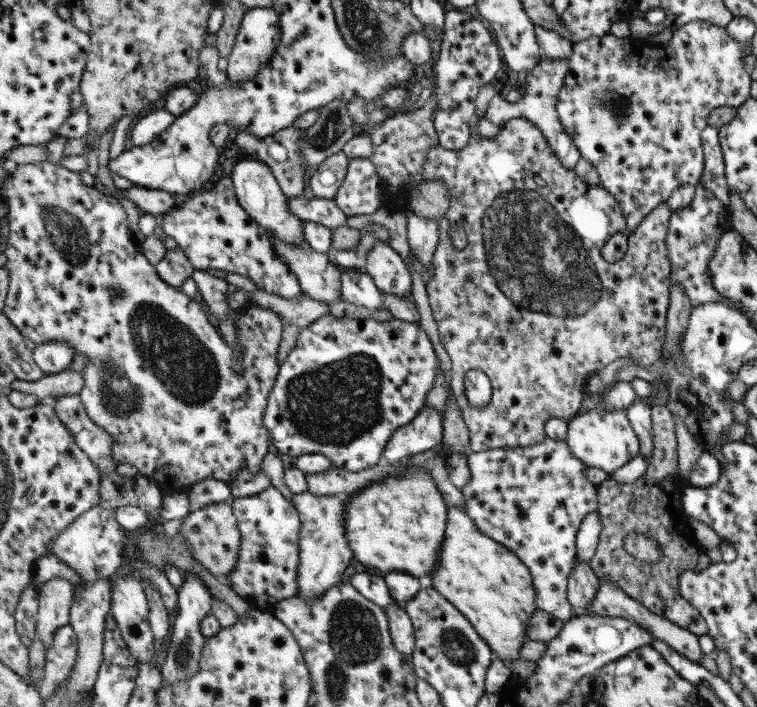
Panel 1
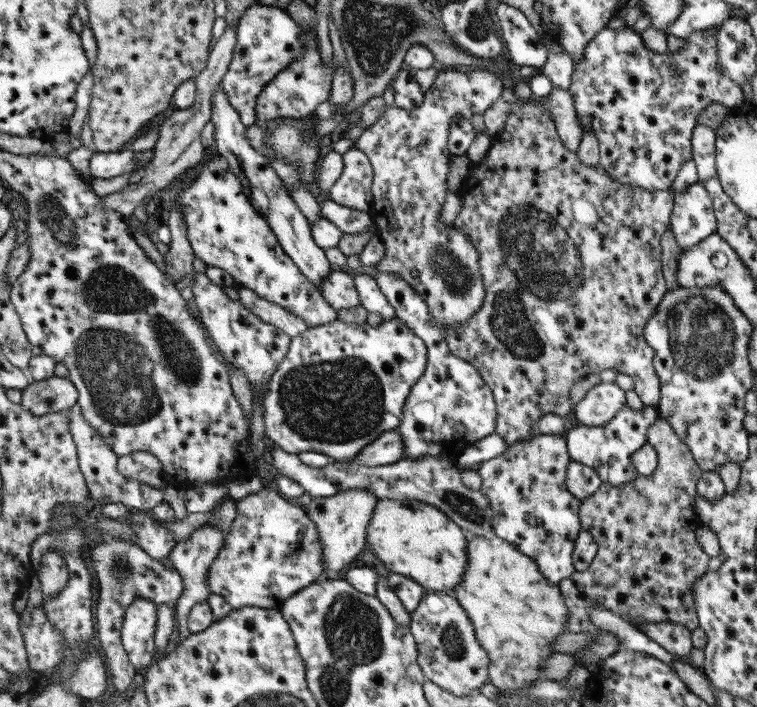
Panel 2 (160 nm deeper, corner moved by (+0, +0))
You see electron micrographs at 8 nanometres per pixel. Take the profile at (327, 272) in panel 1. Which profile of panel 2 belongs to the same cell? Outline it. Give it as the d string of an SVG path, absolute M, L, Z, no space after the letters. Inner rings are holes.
M331 272L331 275L325 279L320 291L323 298L337 311L362 306L359 292L357 292L355 286L354 276L350 276L346 272Z

